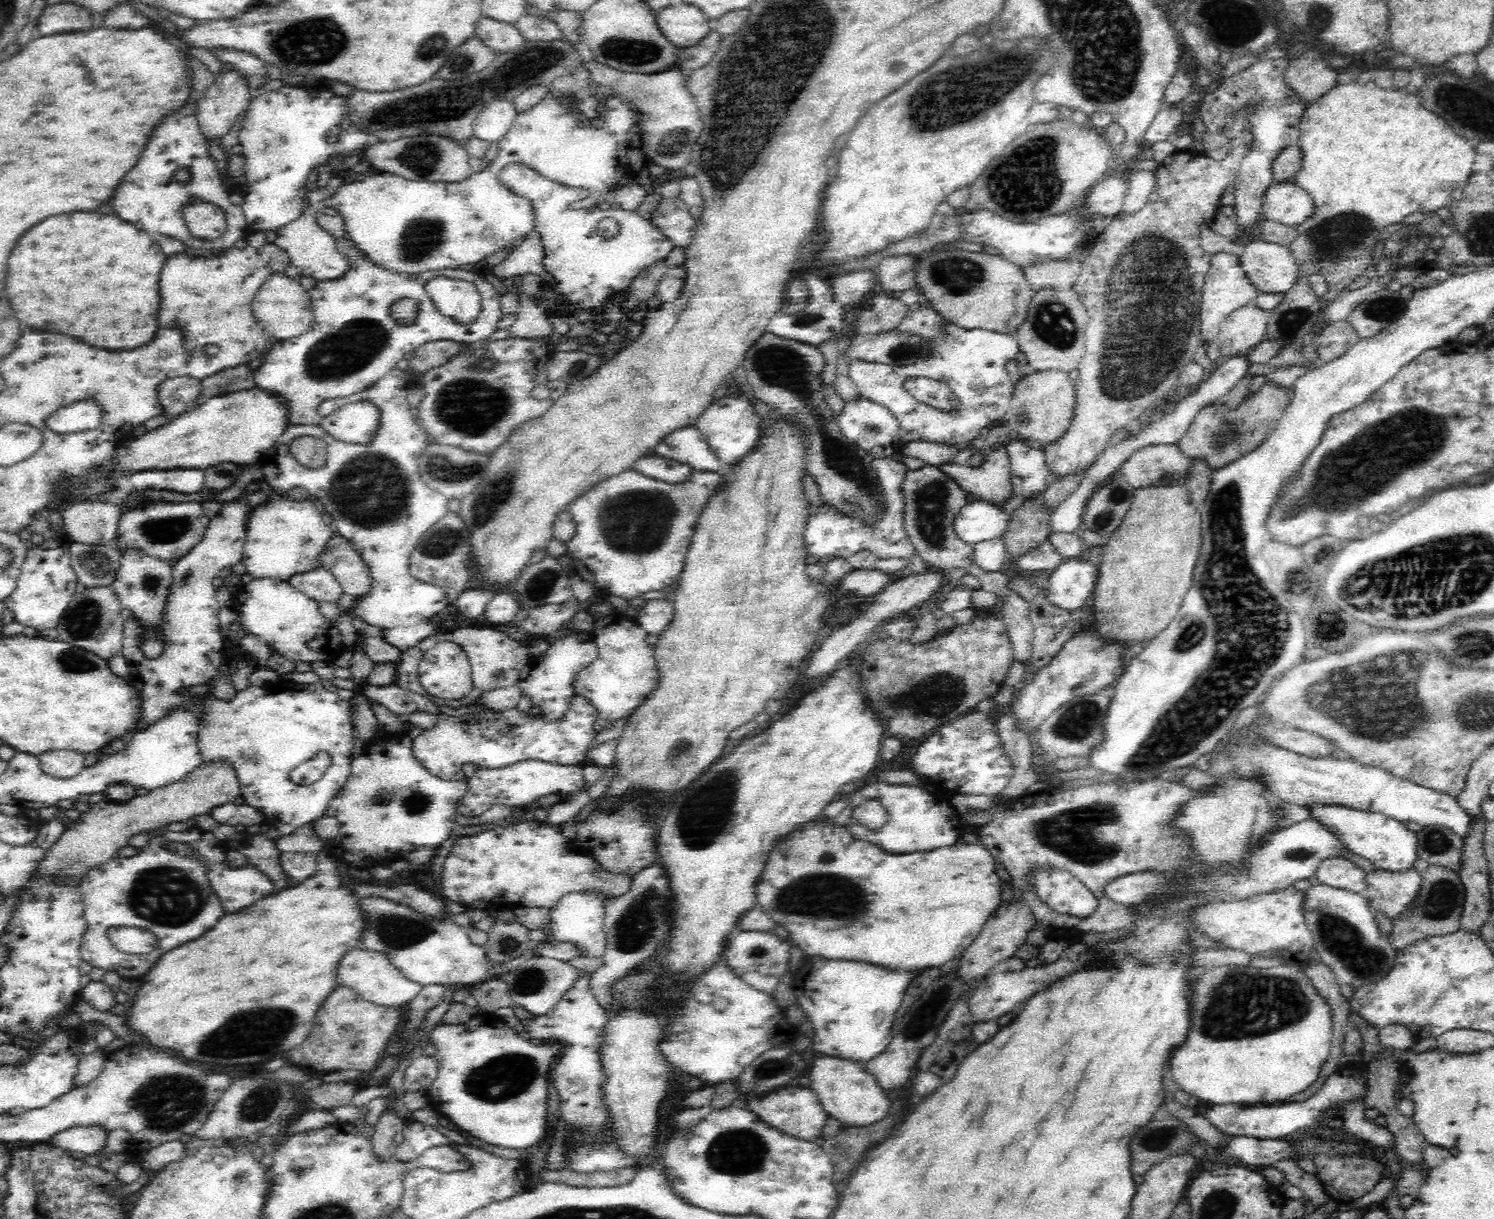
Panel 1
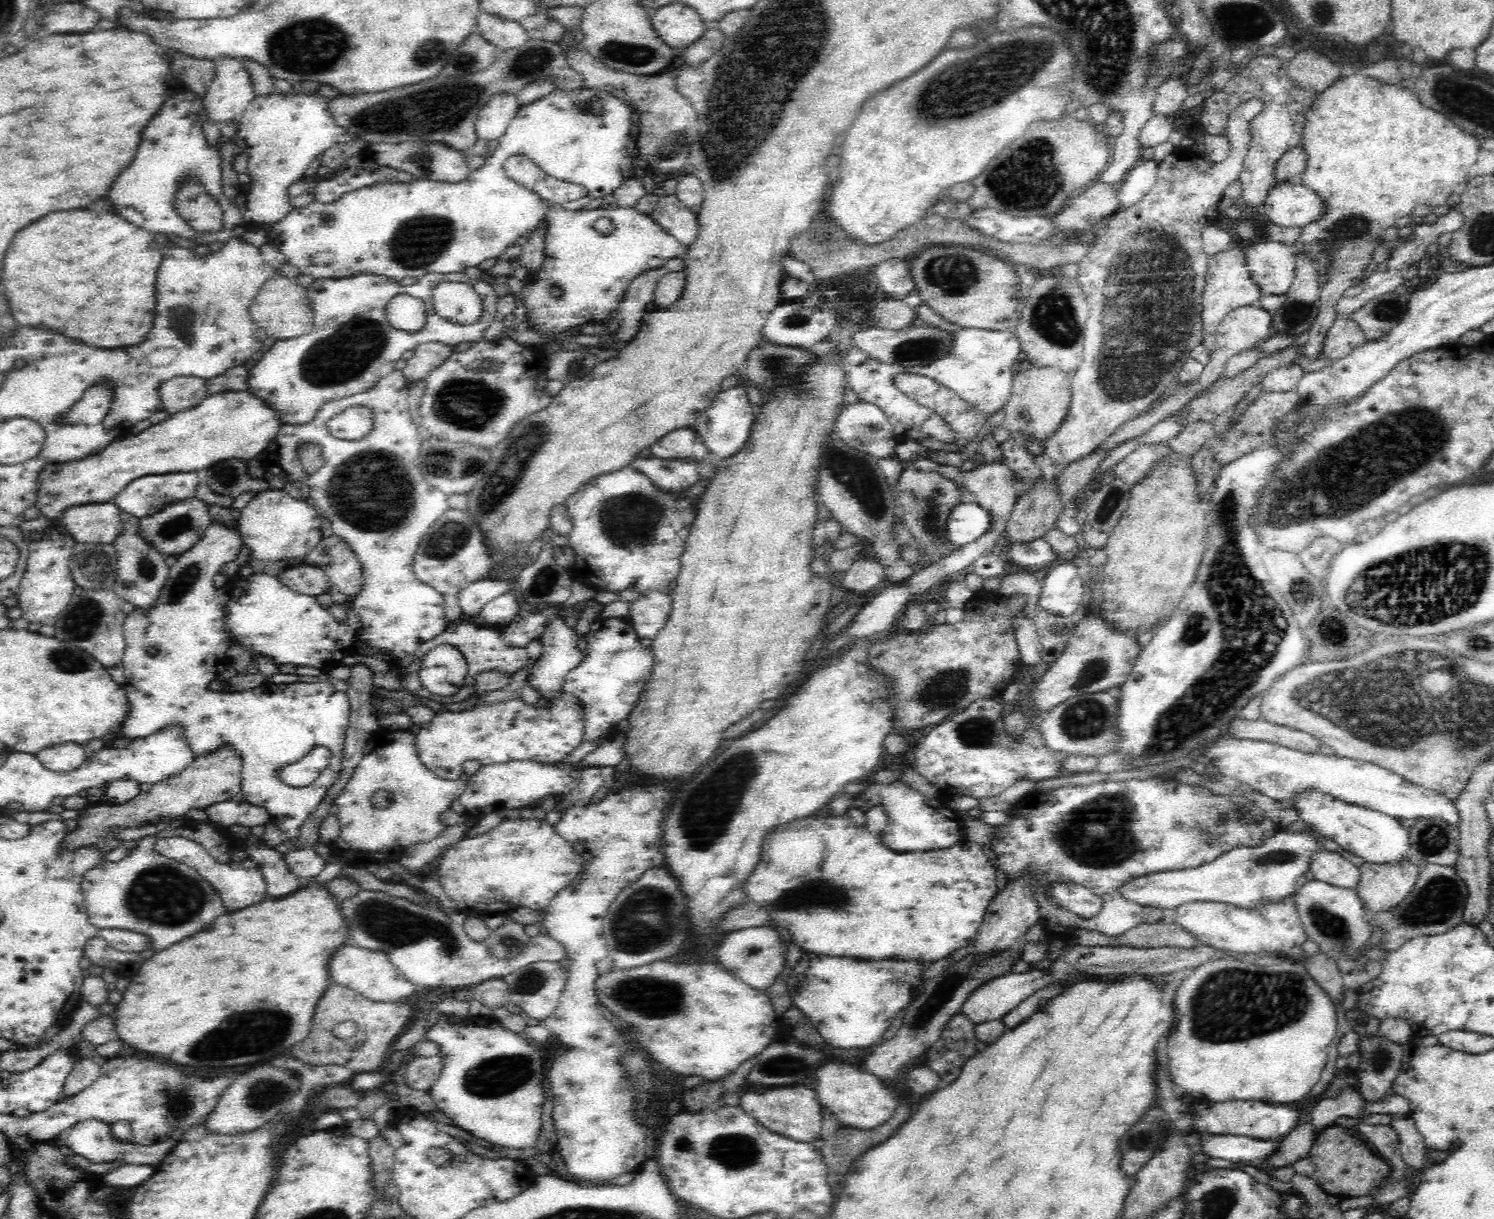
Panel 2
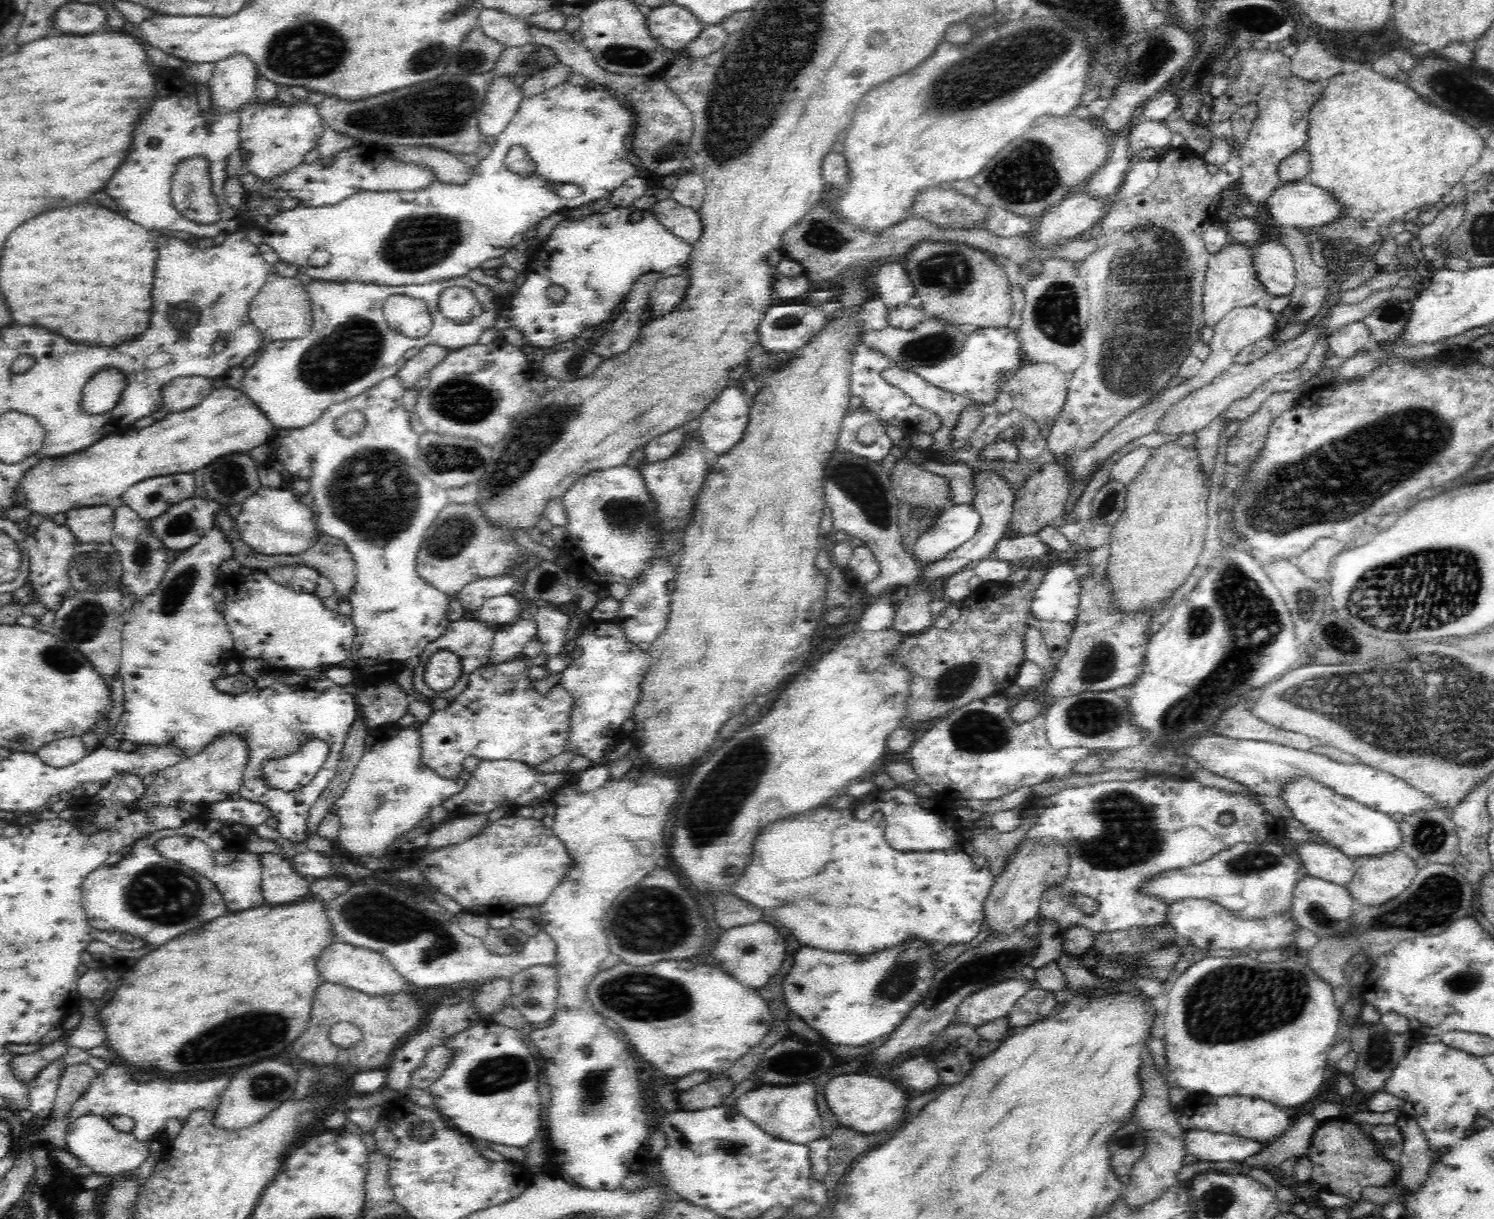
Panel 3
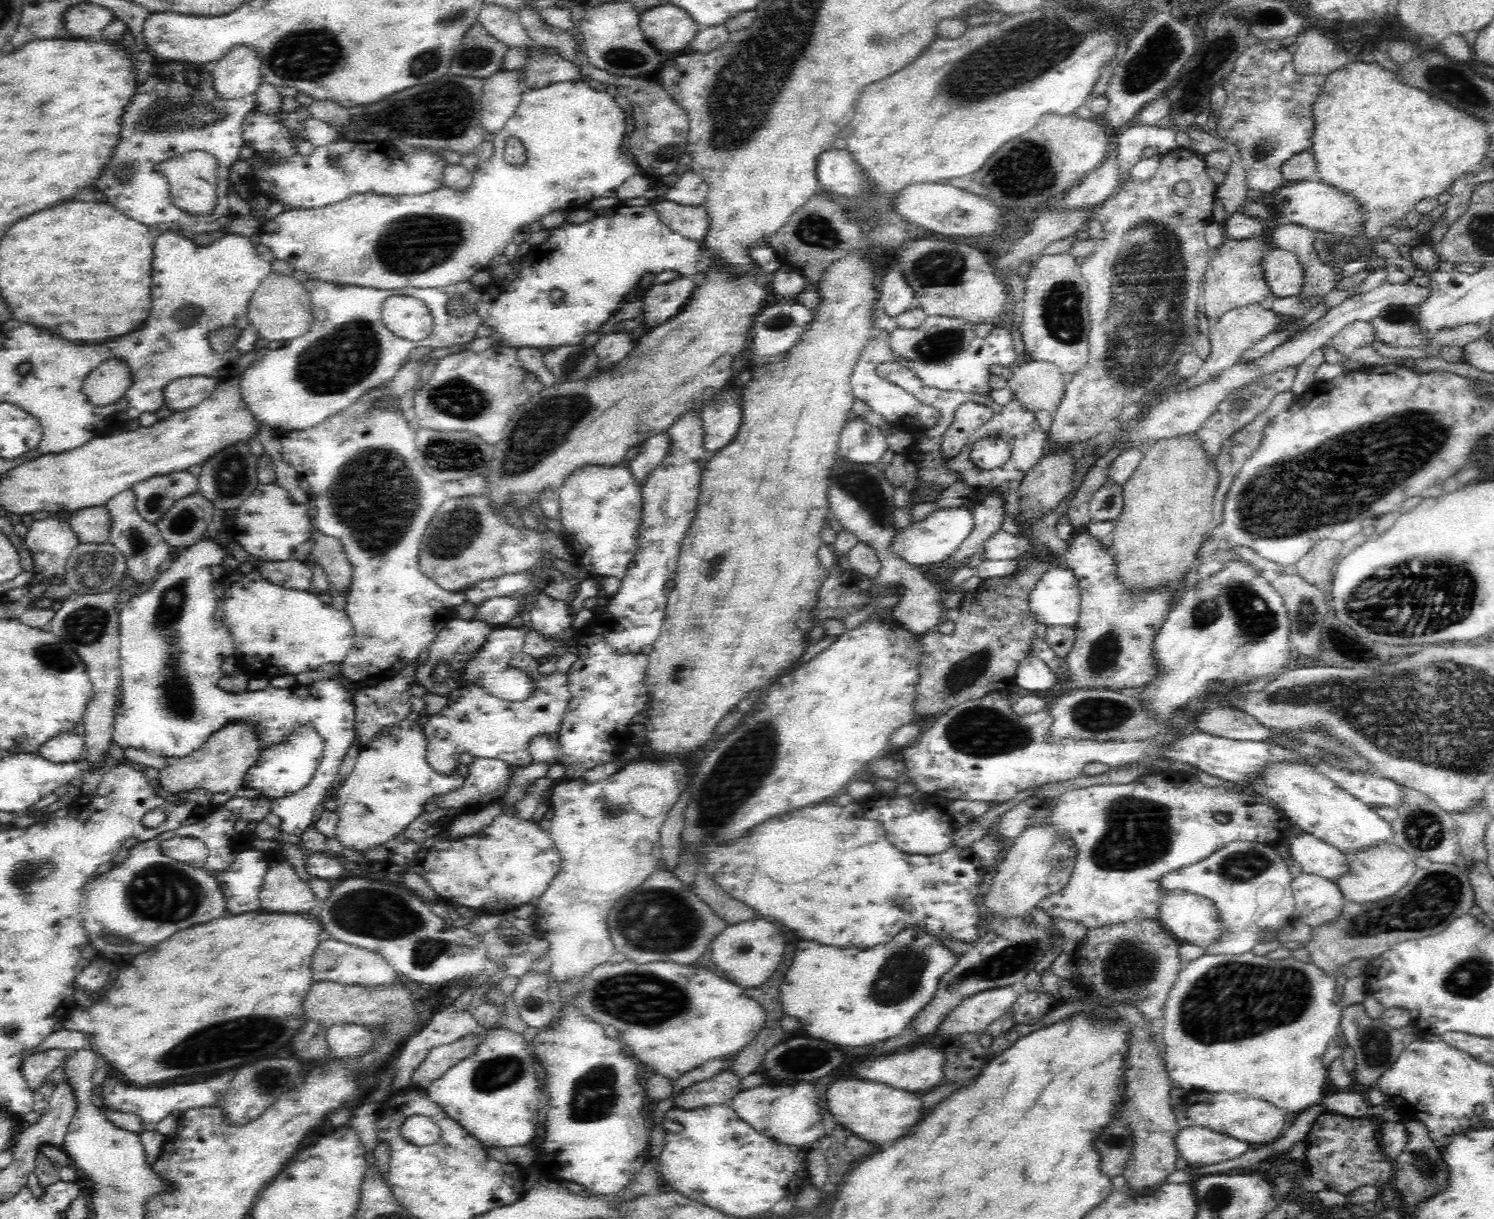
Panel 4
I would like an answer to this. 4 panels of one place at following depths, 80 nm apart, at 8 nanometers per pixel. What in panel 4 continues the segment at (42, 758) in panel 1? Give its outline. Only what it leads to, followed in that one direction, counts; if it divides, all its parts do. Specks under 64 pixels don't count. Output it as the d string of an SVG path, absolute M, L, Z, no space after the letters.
M72 729L59 732L47 740L38 753L52 762L68 763L82 756L83 746L83 737Z

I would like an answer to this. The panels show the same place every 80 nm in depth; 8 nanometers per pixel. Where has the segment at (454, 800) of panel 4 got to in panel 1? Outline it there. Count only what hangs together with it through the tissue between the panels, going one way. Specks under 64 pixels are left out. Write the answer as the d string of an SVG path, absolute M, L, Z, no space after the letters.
M523 760L508 766L485 768L476 771L474 776L468 777L466 794L458 802L457 815L480 816L494 804L511 806L517 812L526 804L534 802L540 796L557 794L561 798L576 792L585 785L583 777L584 765L559 765L539 760Z

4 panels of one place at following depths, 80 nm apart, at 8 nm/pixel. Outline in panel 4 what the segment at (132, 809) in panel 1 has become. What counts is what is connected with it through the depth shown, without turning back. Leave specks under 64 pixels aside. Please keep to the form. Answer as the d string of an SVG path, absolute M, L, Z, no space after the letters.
M236 719L226 723L220 730L214 731L206 742L192 754L169 761L168 766L160 770L158 784L166 792L177 793L192 787L206 787L212 792L216 806L224 805L236 796L236 791L243 787L242 777L257 763L263 750L264 741L258 733L260 723Z

